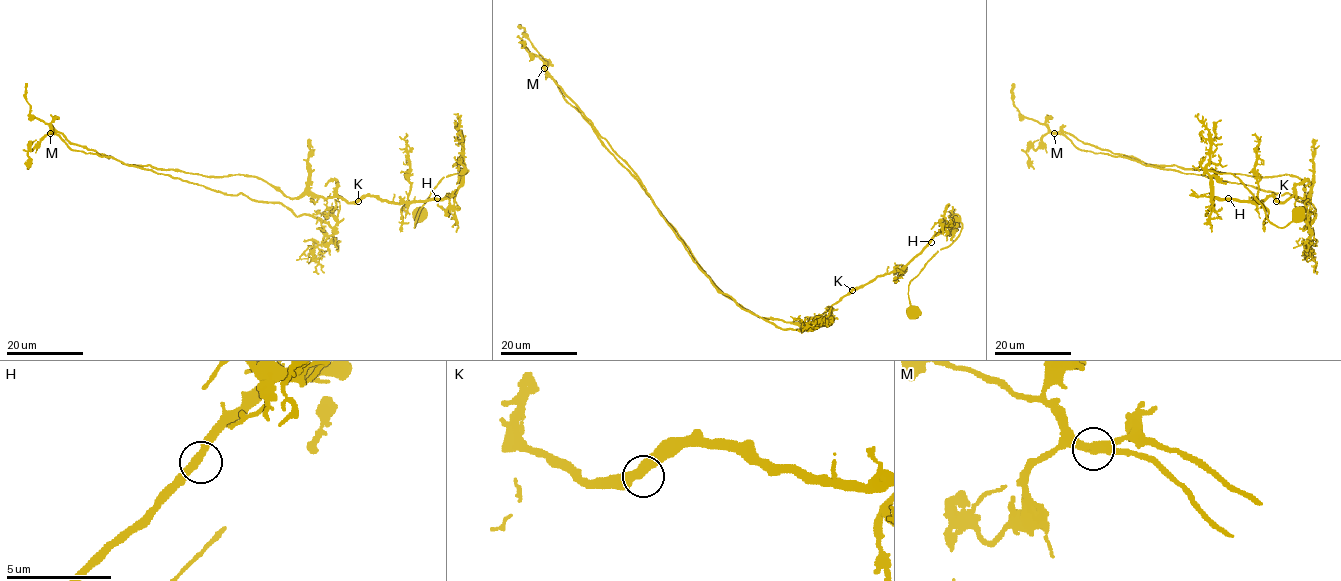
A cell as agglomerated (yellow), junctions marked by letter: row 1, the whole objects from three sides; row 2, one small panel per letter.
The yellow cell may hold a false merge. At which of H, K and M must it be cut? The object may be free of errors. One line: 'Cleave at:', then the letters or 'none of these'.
Cleave at: M

